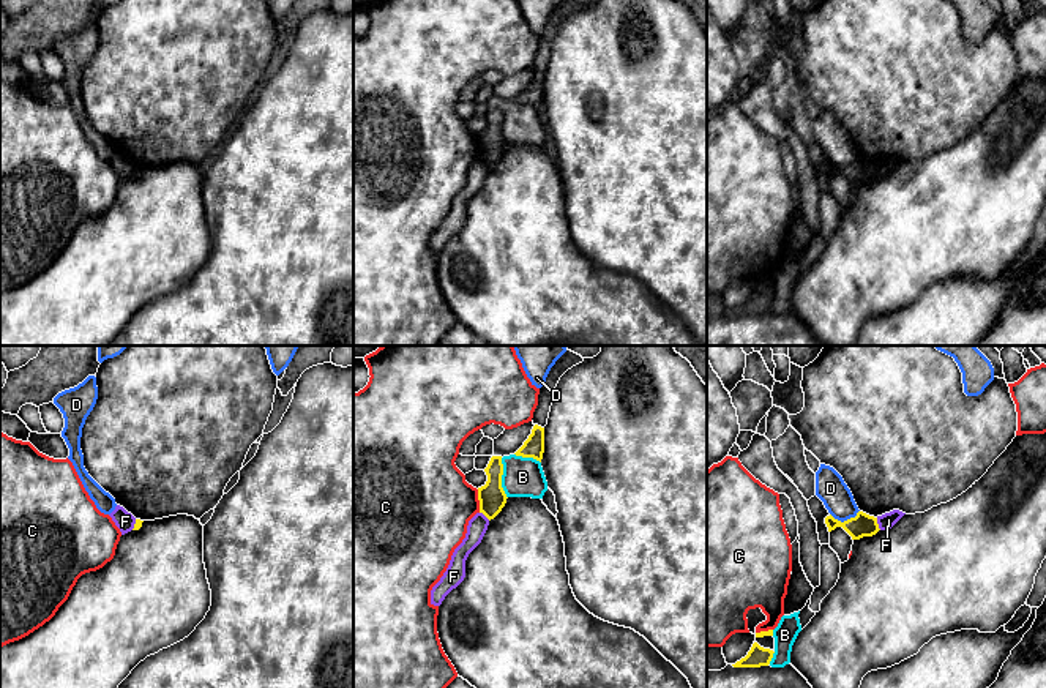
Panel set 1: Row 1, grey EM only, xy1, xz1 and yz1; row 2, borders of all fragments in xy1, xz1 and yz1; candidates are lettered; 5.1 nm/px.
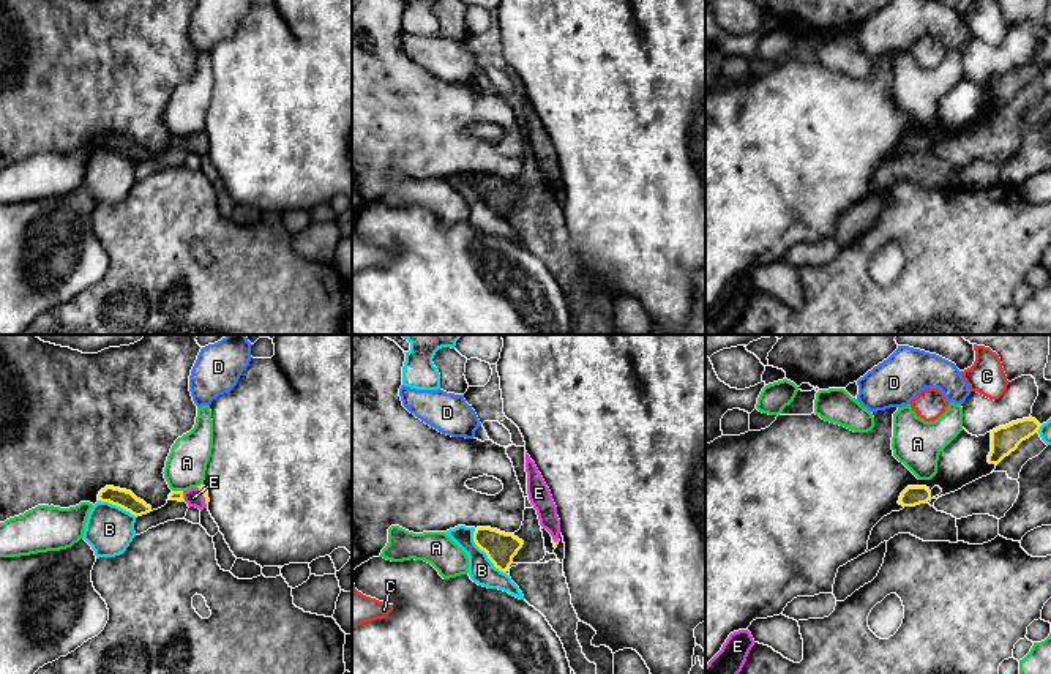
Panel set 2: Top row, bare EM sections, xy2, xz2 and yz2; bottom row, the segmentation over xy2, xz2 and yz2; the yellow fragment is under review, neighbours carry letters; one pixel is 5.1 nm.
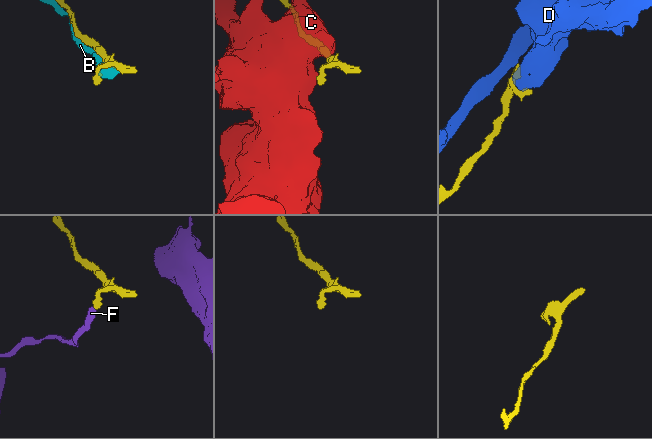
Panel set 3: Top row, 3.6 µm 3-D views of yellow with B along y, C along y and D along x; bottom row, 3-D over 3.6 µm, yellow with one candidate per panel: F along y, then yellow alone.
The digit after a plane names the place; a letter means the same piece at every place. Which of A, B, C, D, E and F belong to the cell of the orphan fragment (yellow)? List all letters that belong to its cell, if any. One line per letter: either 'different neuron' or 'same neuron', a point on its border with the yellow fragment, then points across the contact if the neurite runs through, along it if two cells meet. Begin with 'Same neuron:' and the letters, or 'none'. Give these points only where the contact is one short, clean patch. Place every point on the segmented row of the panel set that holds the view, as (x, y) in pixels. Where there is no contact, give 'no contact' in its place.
Same neuron: E
A: different neuron; contact xy2 (177, 491)
B: different neuron; contact xz2 (485, 551)
C: different neuron; contact xz1 (478, 499)
D: different neuron; contact yz1 (844, 521)
E: same neuron; contact xy2 (202, 494); way xy2 (202, 488), (202, 494), (193, 498)
F: different neuron; contact yz1 (877, 524); border yz1 (876, 518), (881, 529)

